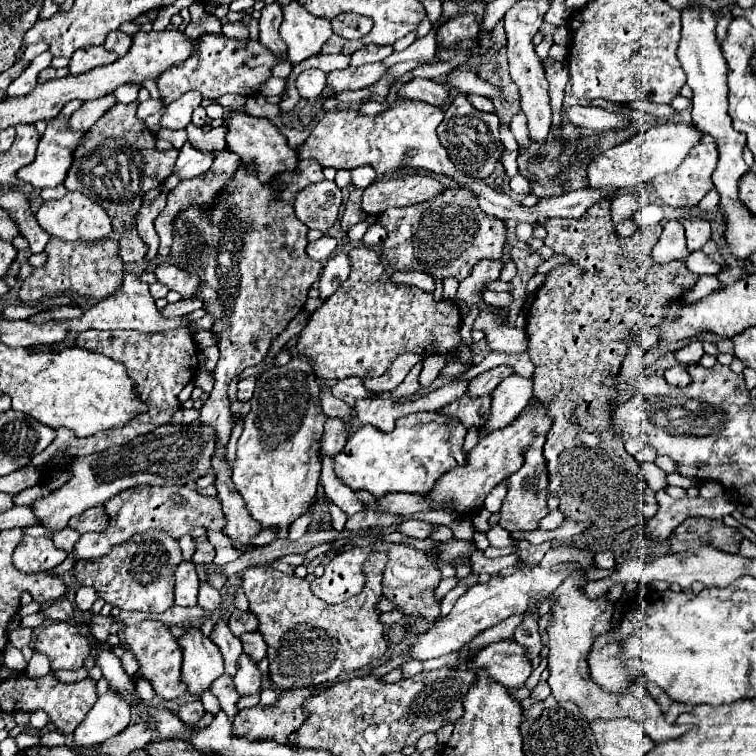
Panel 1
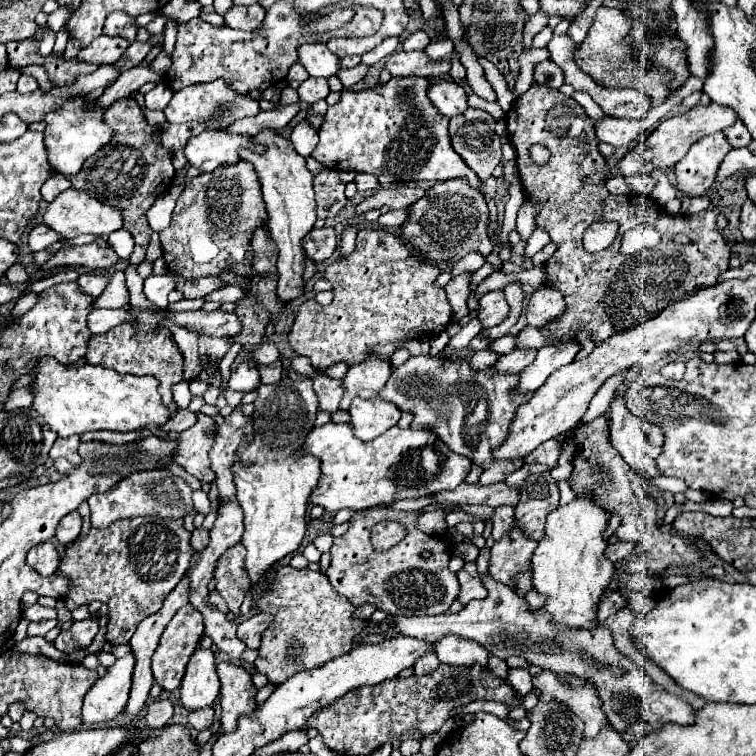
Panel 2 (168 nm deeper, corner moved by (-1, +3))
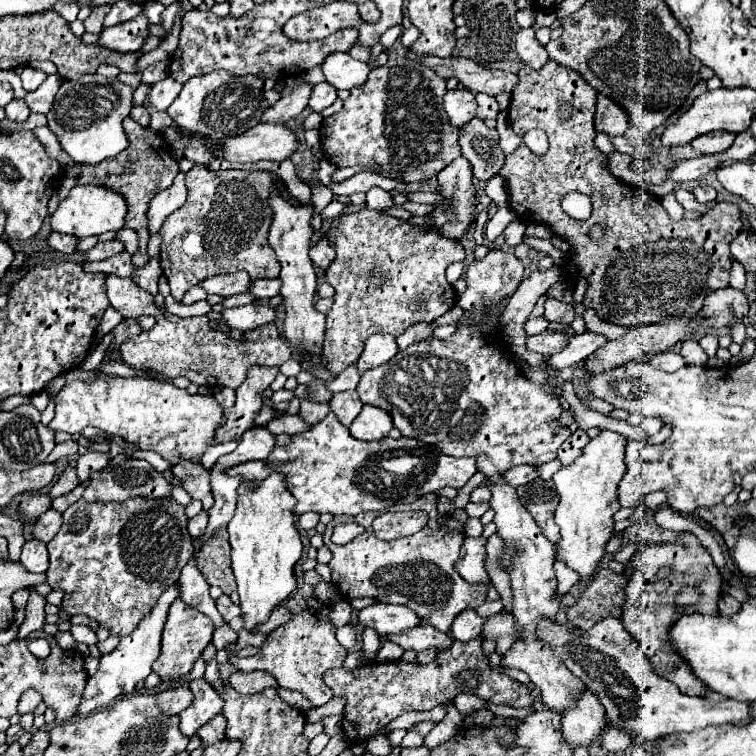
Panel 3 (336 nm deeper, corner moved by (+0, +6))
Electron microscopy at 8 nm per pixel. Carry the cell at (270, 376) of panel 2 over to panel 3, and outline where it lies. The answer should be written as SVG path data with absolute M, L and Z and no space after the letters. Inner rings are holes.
M249 367L247 379L237 389L235 405L225 409L225 425L217 429L215 439L219 443L241 439L241 435L253 427L253 419L263 405L263 391L269 389L277 373L277 367Z

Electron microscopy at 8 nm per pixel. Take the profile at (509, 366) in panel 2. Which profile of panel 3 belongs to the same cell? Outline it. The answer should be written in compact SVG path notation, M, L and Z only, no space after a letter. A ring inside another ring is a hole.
M547 329L547 331L541 331L539 335L531 335L527 339L527 349L541 353L541 355L553 355L553 353L565 349L565 345L569 345L567 341L569 341L567 333Z

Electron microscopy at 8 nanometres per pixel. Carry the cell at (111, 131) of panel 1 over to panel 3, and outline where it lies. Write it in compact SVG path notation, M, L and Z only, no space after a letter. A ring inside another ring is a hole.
M127 117L125 121L125 131L127 131L127 137L129 137L129 147L113 157L113 159L105 159L101 163L97 163L93 169L95 169L95 175L89 173L89 165L83 165L81 169L81 175L77 179L79 185L85 185L85 183L93 183L93 185L107 185L109 189L115 189L119 191L125 201L127 201L127 223L125 227L133 229L139 237L139 251L133 255L133 265L141 267L149 261L149 255L147 255L147 241L149 241L149 229L147 229L147 207L149 207L149 201L163 189L171 187L173 185L173 179L175 175L179 173L179 163L175 163L169 155L169 147L167 143L159 137L159 133L151 131L151 129L145 129L141 127L139 123L135 123L131 117Z

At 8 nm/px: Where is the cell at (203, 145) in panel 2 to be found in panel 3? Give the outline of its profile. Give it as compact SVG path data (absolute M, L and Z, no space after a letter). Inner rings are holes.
M261 123L249 129L243 135L221 141L221 149L225 149L223 157L233 163L249 163L249 161L283 161L289 159L297 151L297 137L287 125Z

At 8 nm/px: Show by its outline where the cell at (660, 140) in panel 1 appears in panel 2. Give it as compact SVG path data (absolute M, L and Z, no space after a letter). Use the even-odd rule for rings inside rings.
M706 104L706 106L694 106L692 110L680 112L676 116L670 116L666 120L662 120L656 130L634 150L630 150L620 162L618 162L618 172L622 176L634 176L634 174L650 174L652 170L668 170L672 168L676 162L680 162L686 152L690 150L690 146L694 142L698 142L700 138L724 130L728 126L732 126L736 122L736 114L720 104Z

